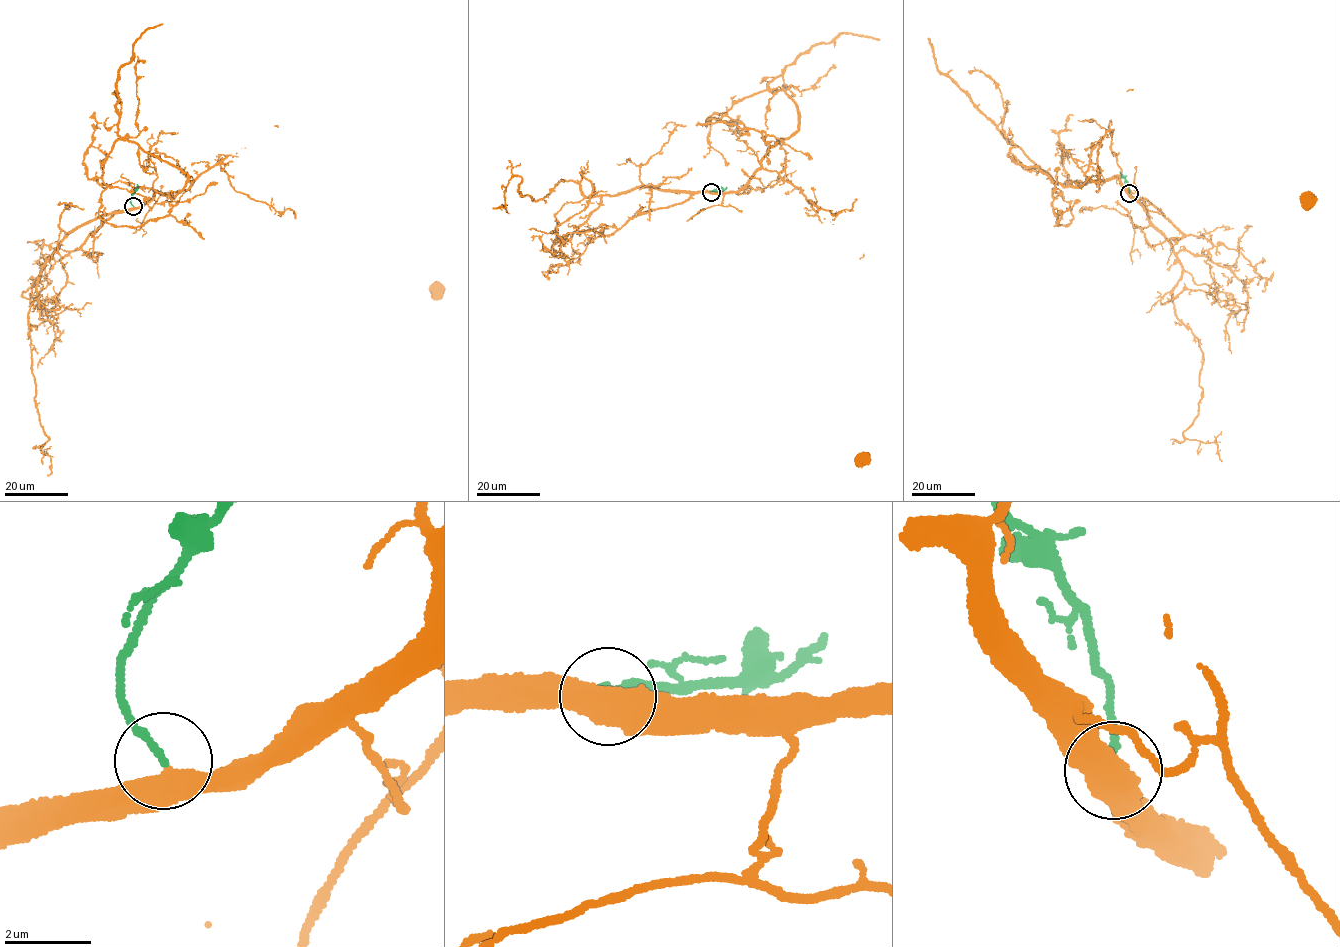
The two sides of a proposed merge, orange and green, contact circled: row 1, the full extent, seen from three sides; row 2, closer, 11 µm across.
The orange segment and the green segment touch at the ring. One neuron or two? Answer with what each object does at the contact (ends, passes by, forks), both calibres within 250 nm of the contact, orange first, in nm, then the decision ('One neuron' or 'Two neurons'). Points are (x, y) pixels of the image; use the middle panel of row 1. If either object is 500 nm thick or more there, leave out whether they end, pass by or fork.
At the ring orange passes by. At the ring green ends. Thickness 480 nm (orange) against 160 nm. One neuron

